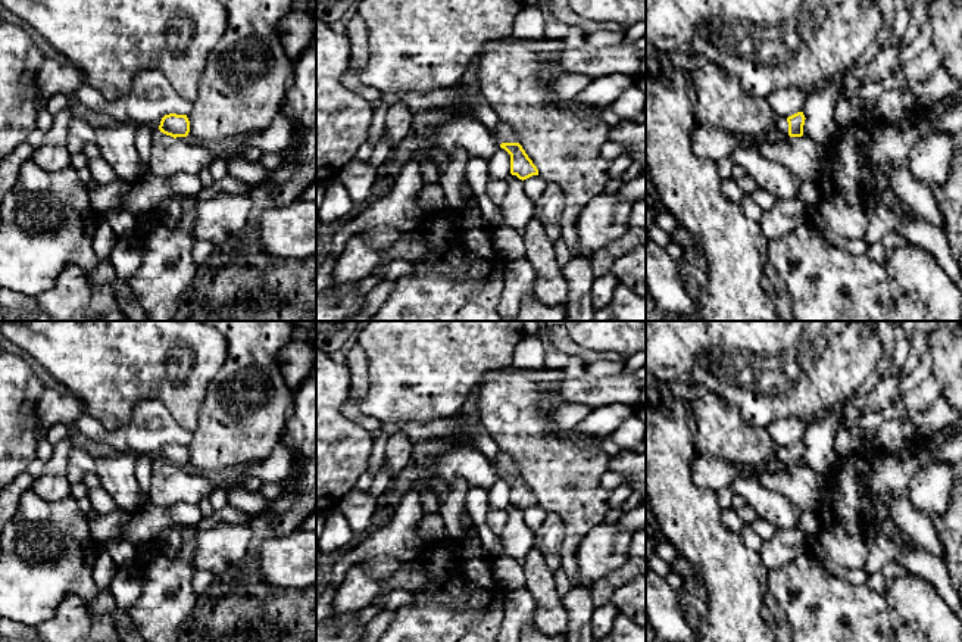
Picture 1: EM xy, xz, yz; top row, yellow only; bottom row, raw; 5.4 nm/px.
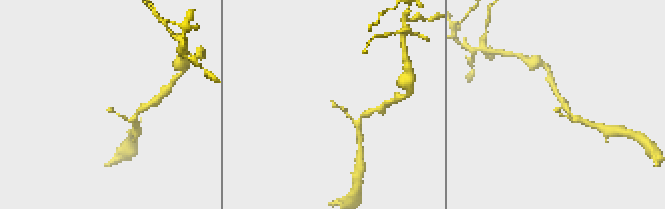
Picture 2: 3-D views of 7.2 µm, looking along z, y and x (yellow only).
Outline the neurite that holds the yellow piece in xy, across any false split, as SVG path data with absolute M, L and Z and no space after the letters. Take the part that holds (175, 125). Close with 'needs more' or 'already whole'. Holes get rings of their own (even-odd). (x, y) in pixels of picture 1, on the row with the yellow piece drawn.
M169 113L162 118L159 130L174 138L187 137L190 133L190 121L187 115Z; already whole

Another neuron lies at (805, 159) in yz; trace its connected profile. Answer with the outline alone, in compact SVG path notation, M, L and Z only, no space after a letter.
M785 137L777 141L758 140L760 155L784 166L800 181L818 181L825 166L825 147L808 137Z

